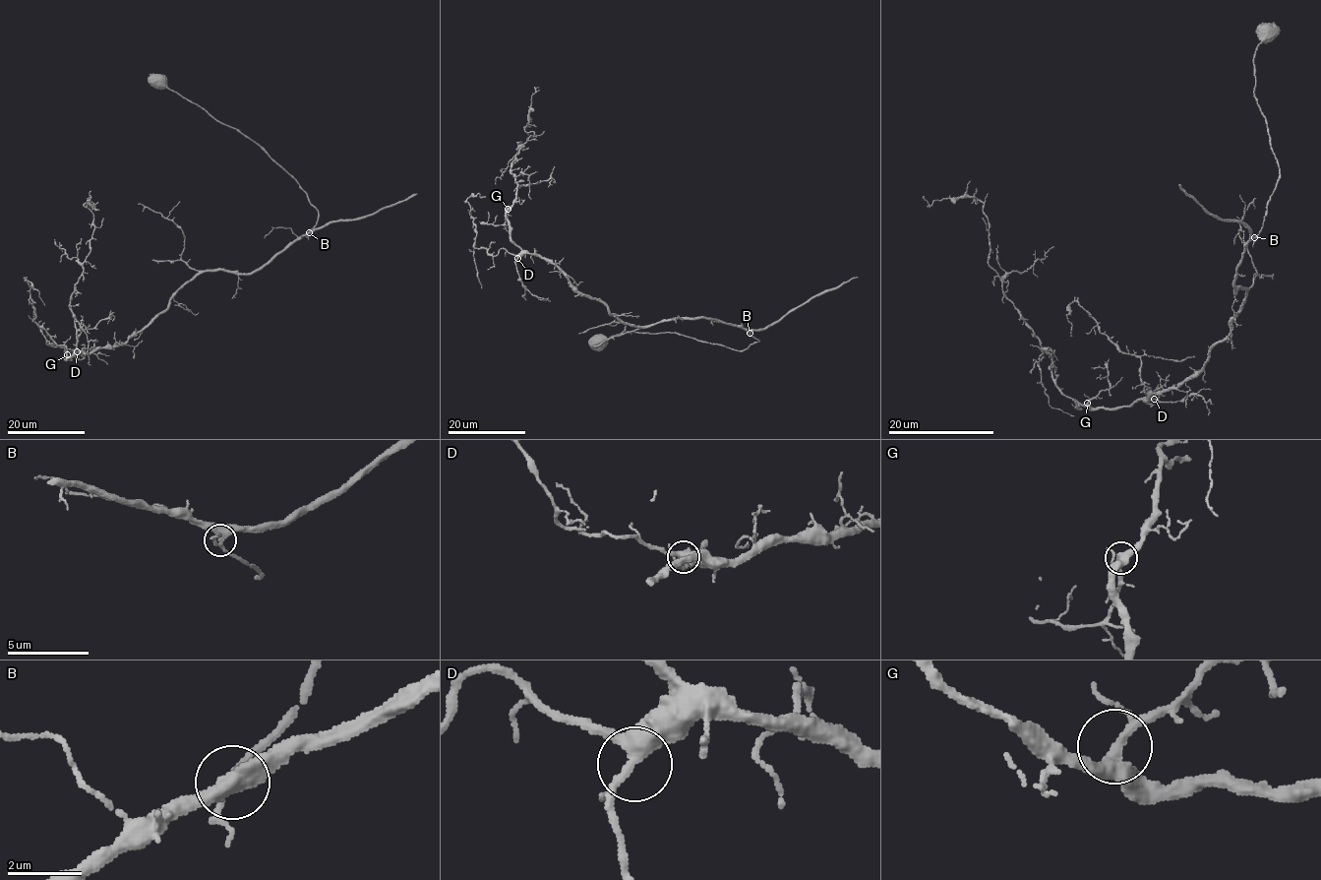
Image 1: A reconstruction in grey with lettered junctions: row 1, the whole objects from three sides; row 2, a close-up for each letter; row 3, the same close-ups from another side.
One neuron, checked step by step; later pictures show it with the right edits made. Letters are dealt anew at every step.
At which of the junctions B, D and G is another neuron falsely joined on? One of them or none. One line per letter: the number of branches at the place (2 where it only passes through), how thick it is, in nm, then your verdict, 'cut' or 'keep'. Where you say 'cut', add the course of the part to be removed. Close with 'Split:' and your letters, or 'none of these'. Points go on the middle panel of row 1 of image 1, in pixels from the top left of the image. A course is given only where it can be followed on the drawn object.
B: 4 branches meet; 360 nm thick; keep
D: 4 branches meet; 340 nm thick; keep
G: 4 branches meet; 340 nm thick; keep
Split: none of these

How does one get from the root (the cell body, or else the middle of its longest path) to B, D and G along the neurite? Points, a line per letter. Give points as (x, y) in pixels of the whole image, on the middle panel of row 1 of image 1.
B: (599, 342), (599, 339), (630, 332), (677, 333), (743, 350), (758, 342), (750, 333)
D: (599, 342), (677, 333), (743, 350), (758, 341), (706, 318), (624, 324), (551, 262), (517, 258)
G: (599, 342), (677, 333), (743, 350), (758, 341), (706, 318), (624, 324), (524, 252), (508, 209)

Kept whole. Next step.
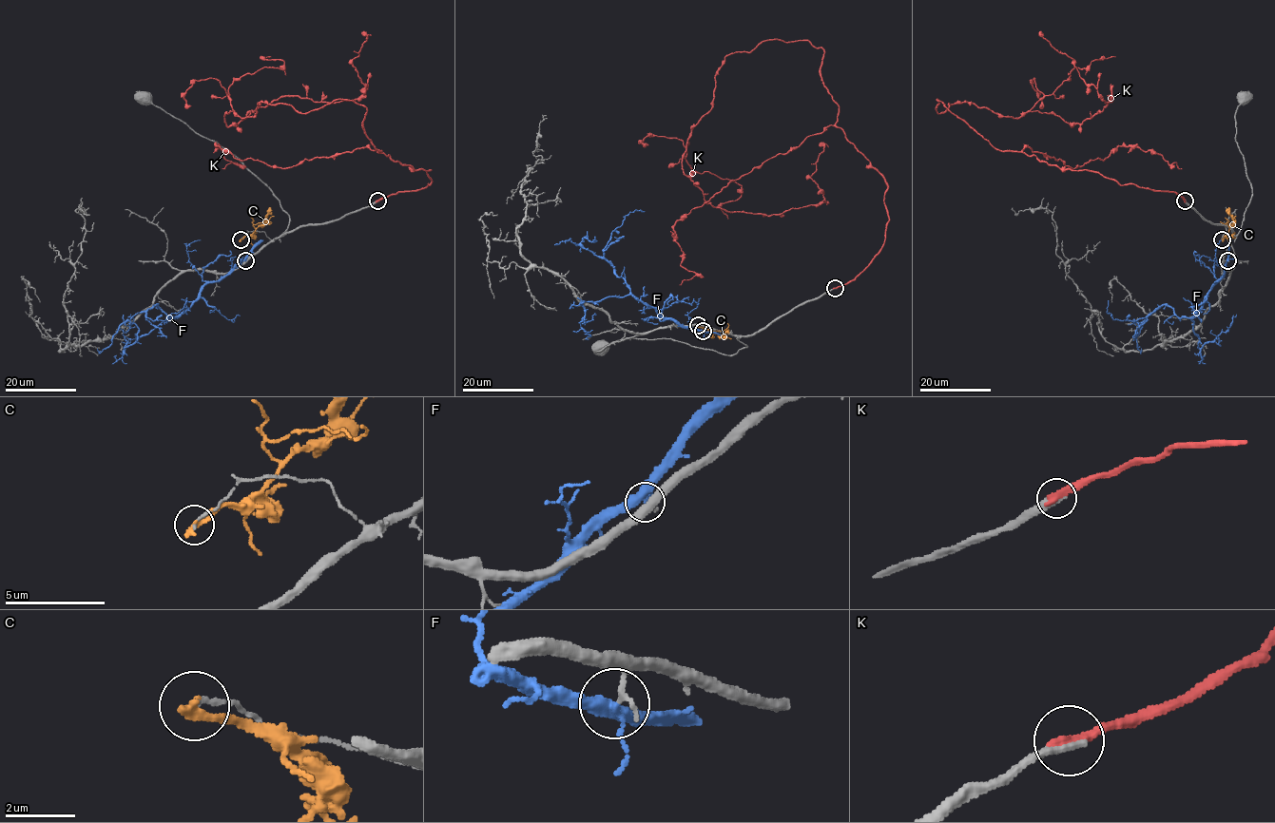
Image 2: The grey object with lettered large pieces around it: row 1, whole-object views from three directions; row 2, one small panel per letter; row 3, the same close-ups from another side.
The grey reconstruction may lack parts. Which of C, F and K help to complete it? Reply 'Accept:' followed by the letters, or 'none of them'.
Accept: none of them

